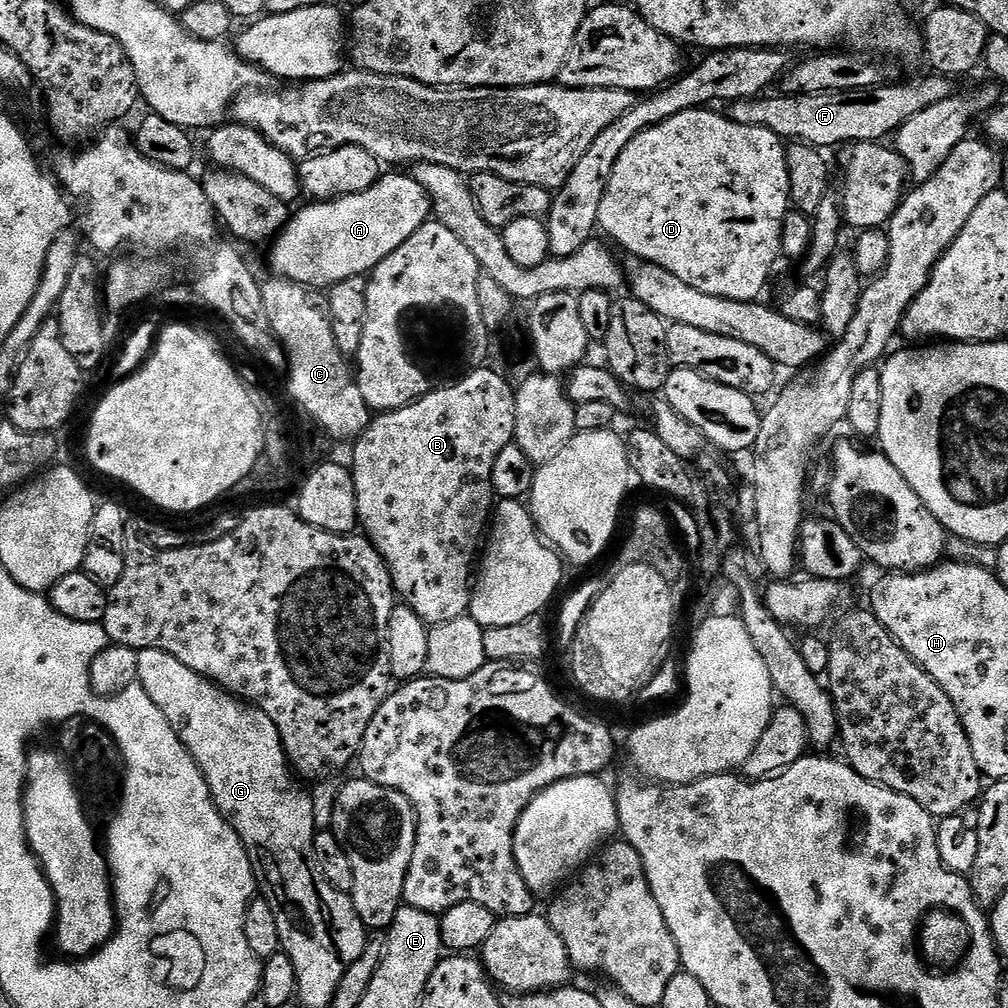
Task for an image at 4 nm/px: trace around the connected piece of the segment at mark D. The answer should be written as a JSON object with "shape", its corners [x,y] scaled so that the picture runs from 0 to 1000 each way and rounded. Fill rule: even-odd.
{"shape":[[[689,107],[684,111],[673,113],[664,119],[658,119],[647,127],[642,127],[621,149],[617,149],[613,161],[609,161],[609,173],[605,173],[601,192],[597,192],[597,204],[593,208],[593,223],[596,231],[600,230],[612,247],[620,246],[624,255],[637,258],[640,262],[652,262],[657,268],[665,268],[669,276],[677,276],[688,288],[696,288],[696,292],[708,292],[712,296],[728,296],[729,298],[754,298],[758,285],[766,274],[766,265],[770,257],[775,257],[776,224],[780,212],[784,208],[784,169],[782,168],[782,148],[779,140],[764,129],[752,125],[736,125],[723,119],[721,114],[709,115],[709,110]]]}

